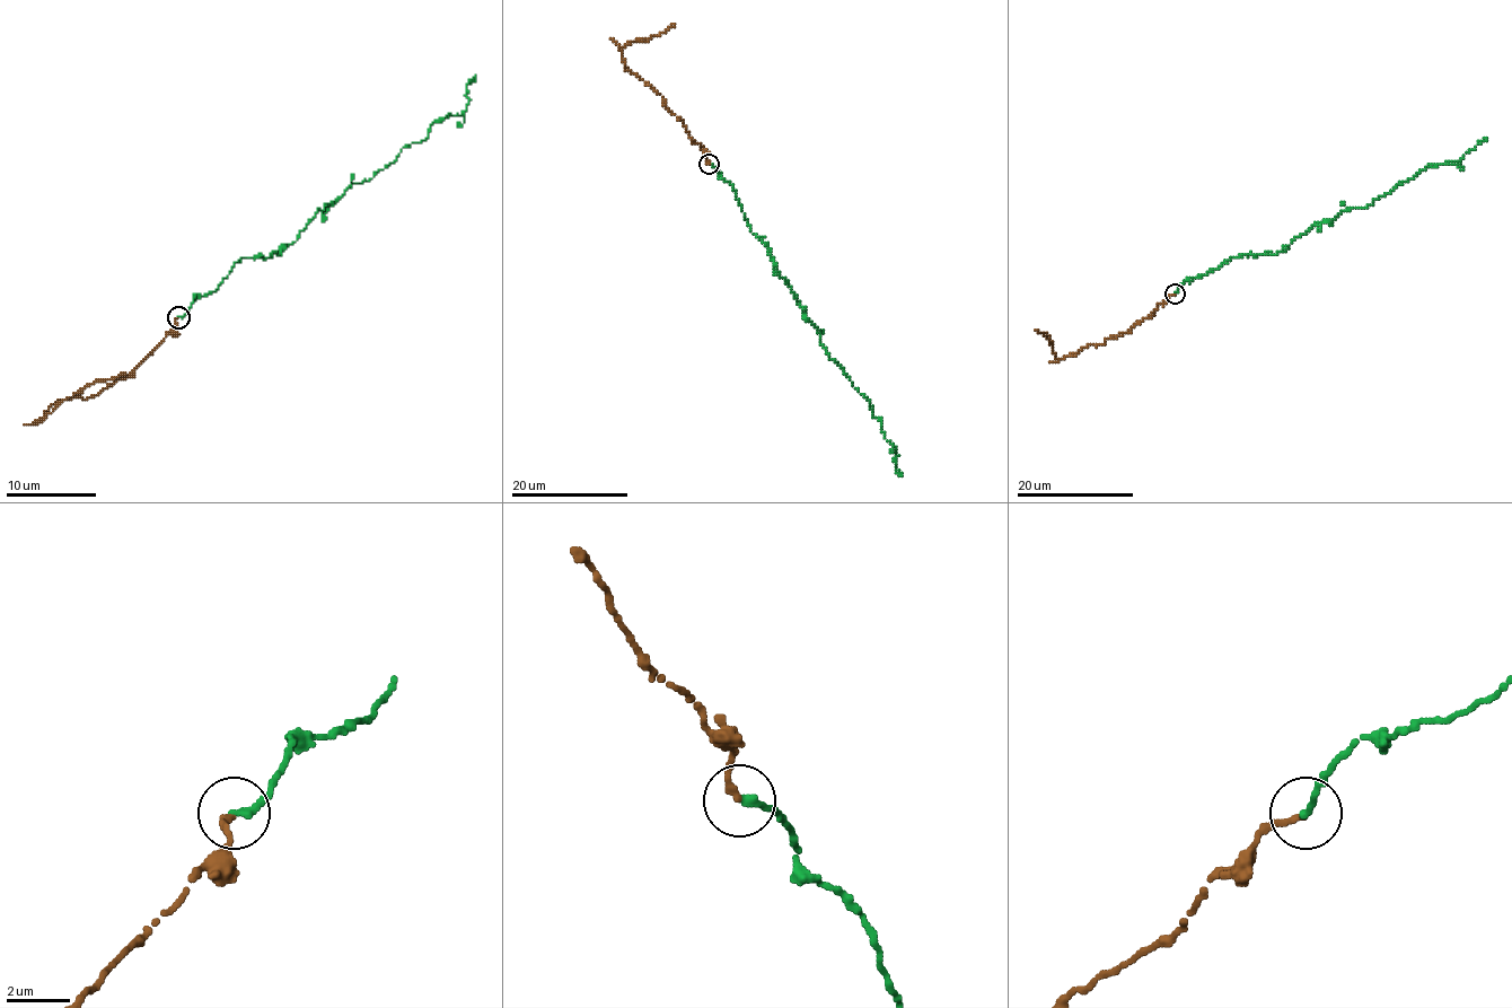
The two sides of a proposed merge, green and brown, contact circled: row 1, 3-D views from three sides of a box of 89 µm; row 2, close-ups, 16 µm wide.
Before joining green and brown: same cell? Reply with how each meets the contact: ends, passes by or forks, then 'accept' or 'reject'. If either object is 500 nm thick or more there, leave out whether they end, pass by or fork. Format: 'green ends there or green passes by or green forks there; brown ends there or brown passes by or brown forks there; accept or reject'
green ends there; brown ends there; accept

